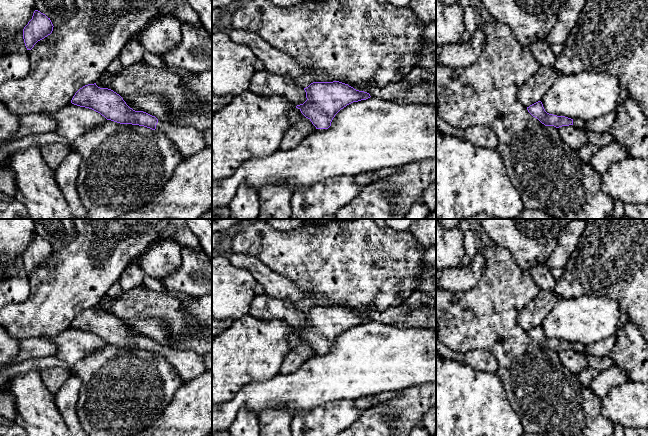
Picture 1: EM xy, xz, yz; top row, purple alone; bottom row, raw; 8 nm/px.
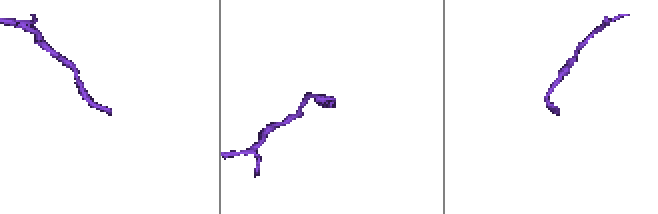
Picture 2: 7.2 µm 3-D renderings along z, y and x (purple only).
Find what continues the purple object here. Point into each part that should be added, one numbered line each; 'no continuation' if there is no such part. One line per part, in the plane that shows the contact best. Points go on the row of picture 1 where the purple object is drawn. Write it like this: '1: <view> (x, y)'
1: xy (189, 141)

